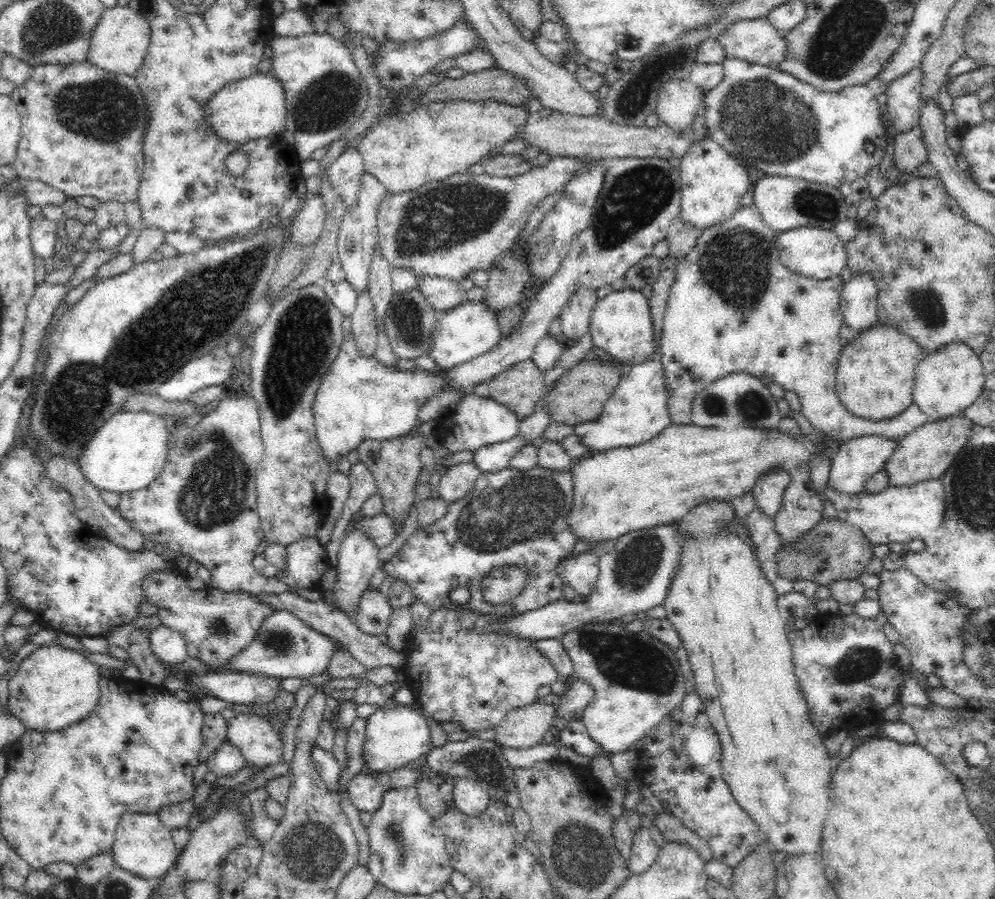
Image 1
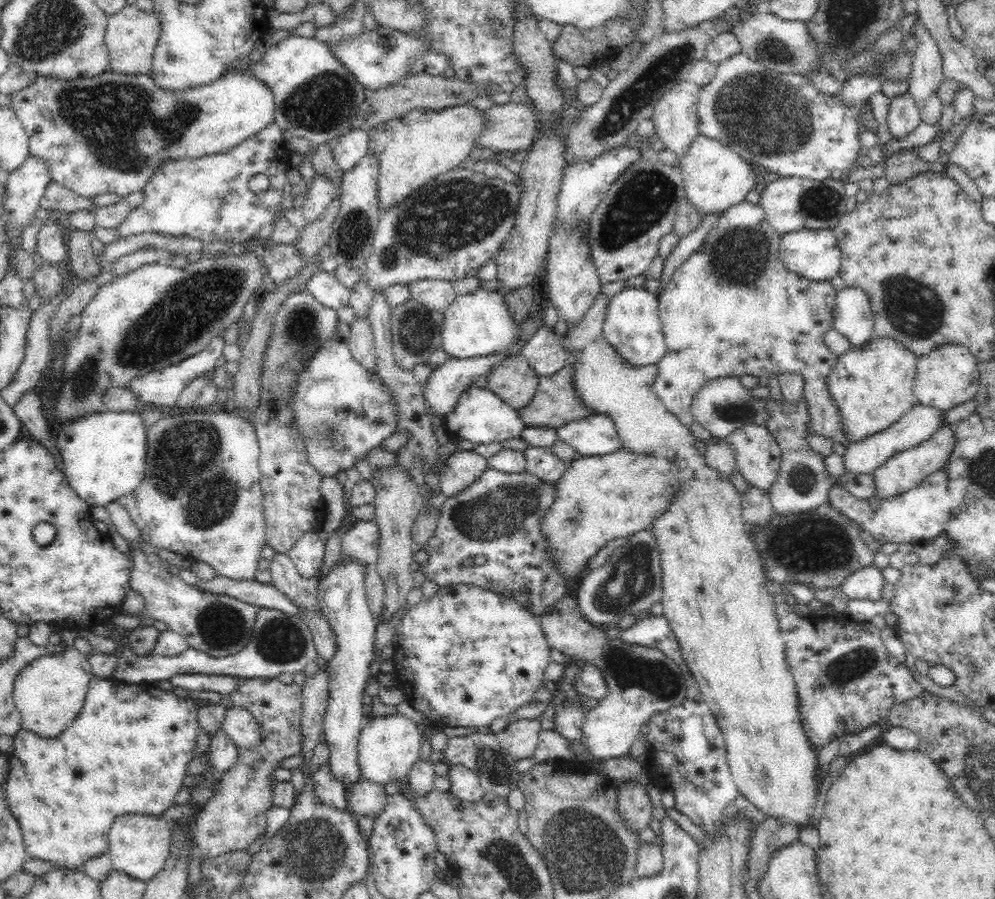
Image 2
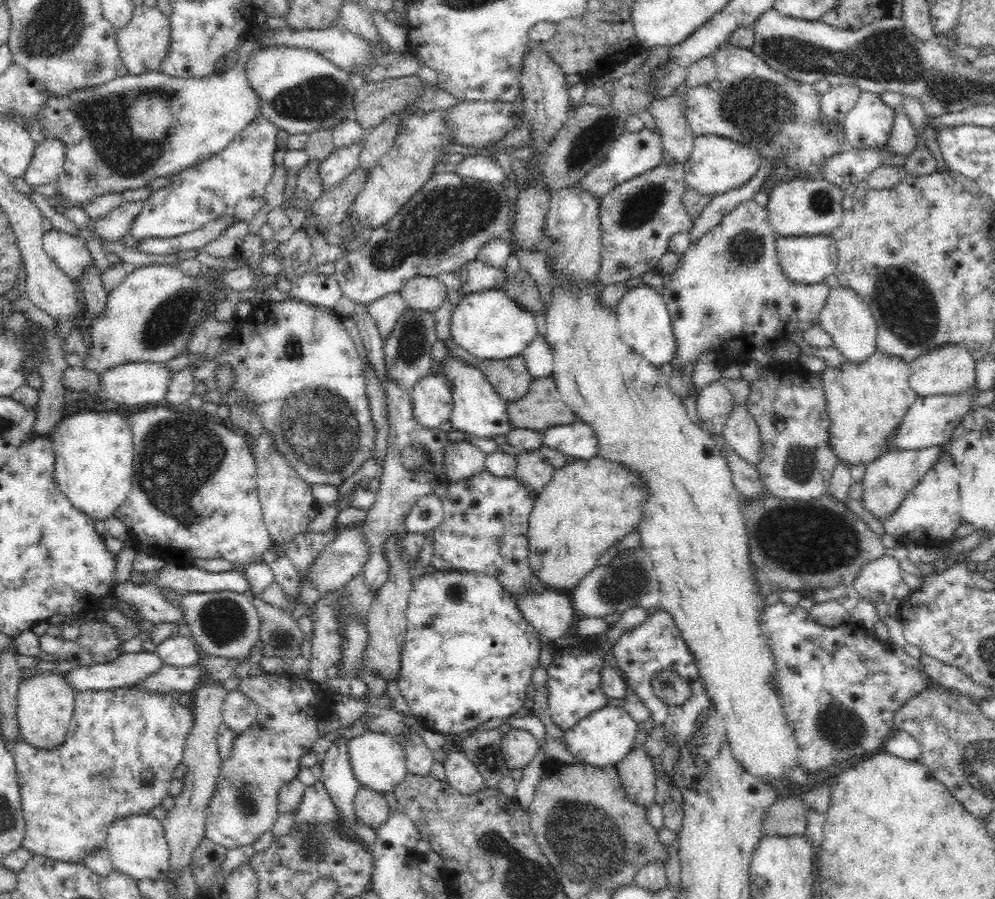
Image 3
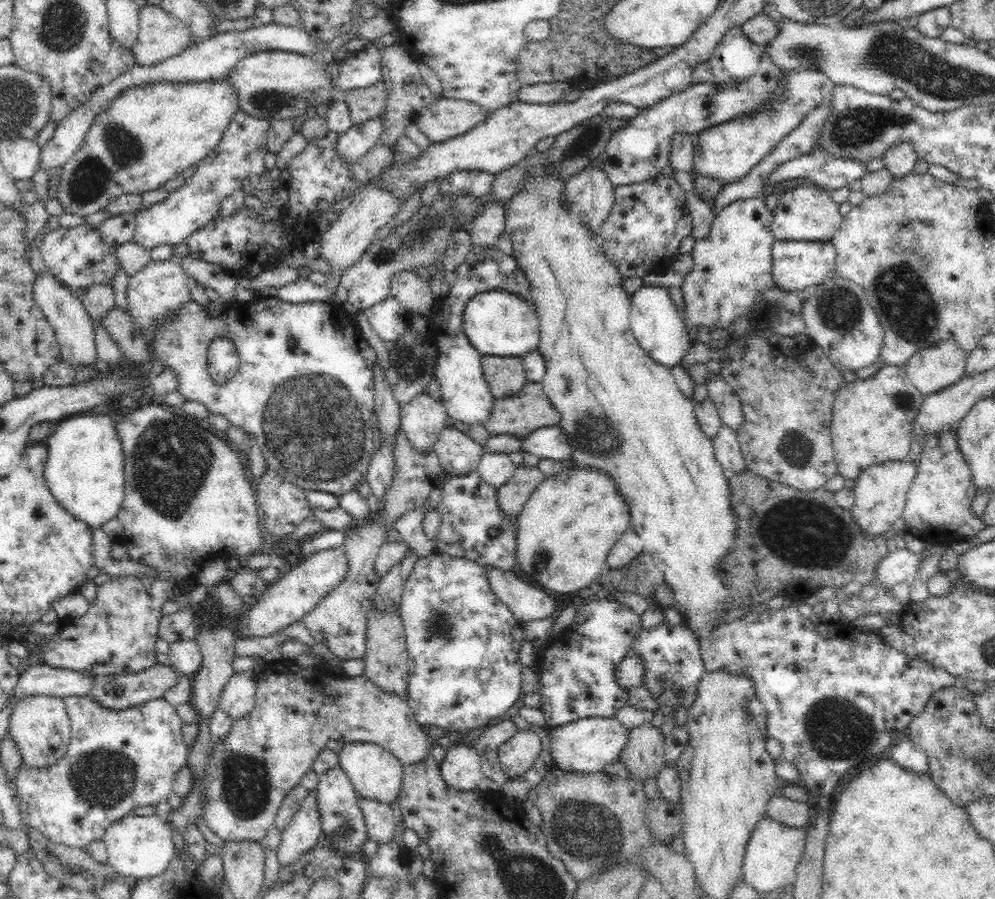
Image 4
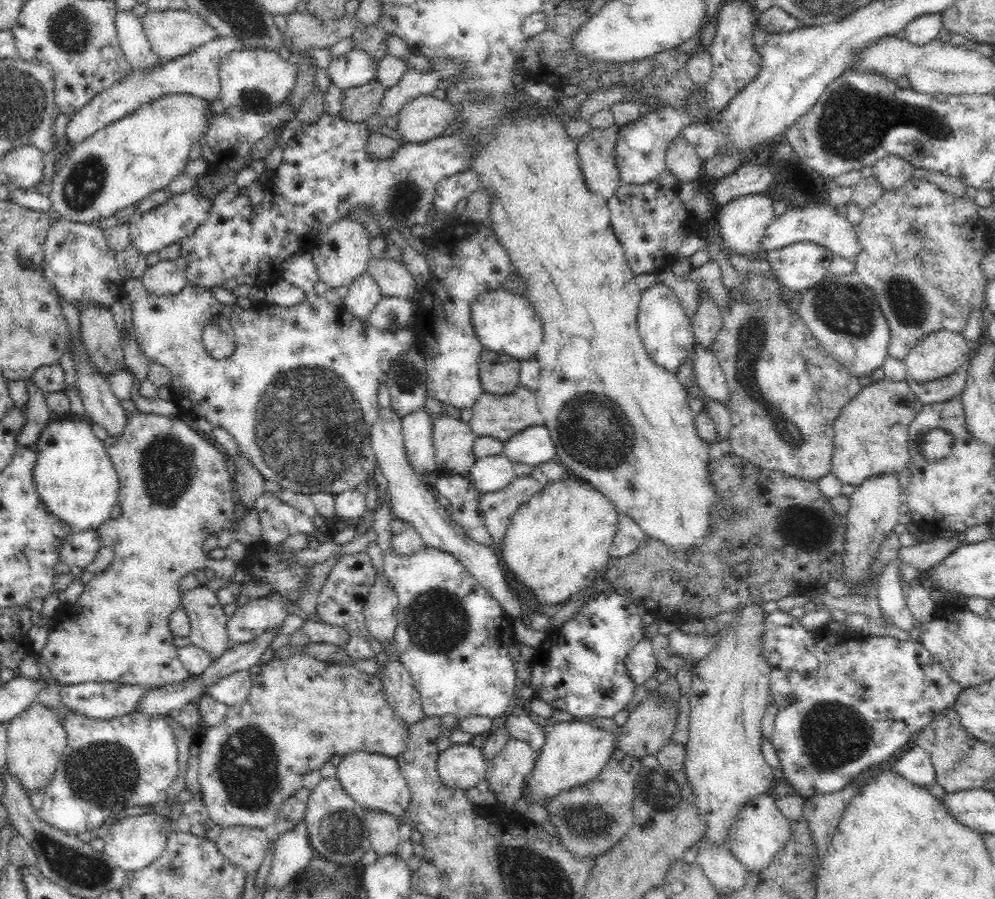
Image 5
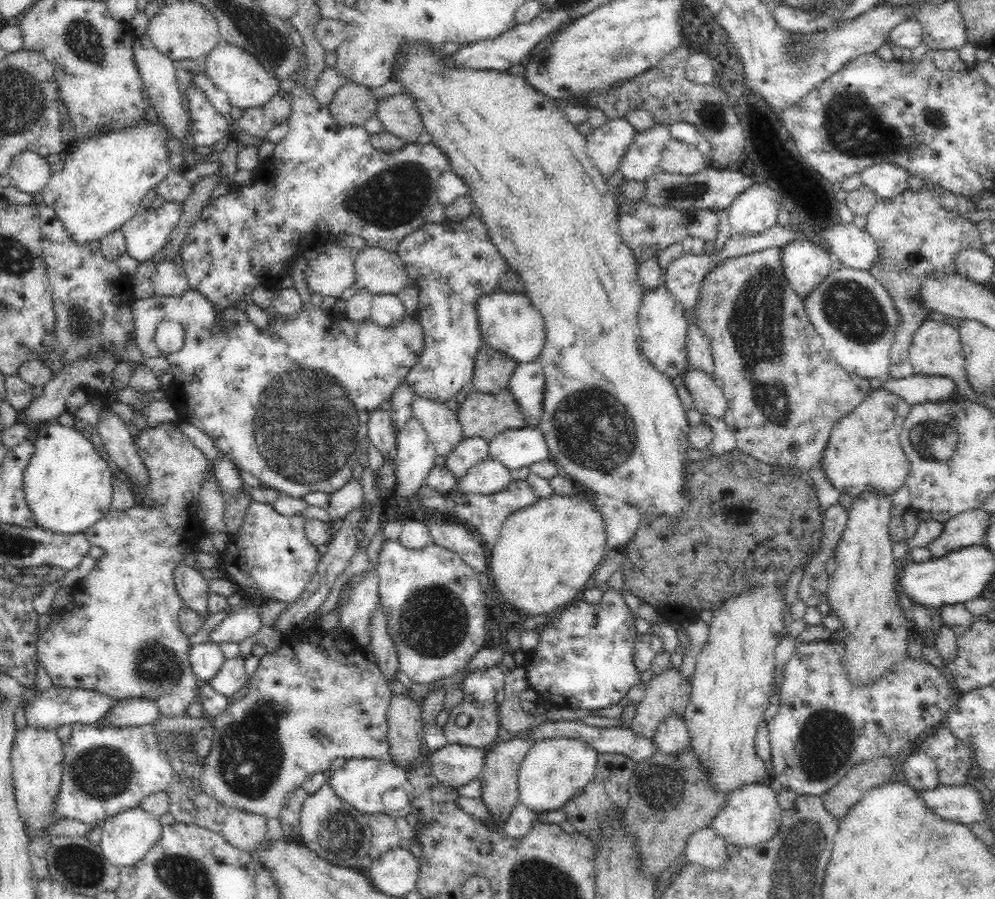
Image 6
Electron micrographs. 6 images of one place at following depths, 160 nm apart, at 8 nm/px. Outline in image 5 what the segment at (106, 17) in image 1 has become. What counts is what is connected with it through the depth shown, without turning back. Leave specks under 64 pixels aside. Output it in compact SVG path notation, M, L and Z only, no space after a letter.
M187 8L162 11L148 9L141 18L141 23L152 52L164 61L184 56L218 36L217 32L200 15Z

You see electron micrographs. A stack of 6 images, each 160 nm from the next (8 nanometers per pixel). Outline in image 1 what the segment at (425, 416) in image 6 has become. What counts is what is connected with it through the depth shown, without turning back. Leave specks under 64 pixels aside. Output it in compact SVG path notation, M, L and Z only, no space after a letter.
M474 461L441 468L442 477L439 481L439 496L448 503L464 498L474 487L481 475Z

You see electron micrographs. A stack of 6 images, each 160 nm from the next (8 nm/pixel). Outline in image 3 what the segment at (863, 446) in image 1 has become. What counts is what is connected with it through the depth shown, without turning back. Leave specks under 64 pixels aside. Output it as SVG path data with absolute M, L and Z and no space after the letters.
M974 387L970 391L963 392L959 395L936 395L927 397L917 397L917 399L910 405L908 412L902 418L896 432L888 438L888 448L900 450L920 450L921 448L928 448L932 446L939 446L946 444L954 432L954 428L959 426L960 420L968 414L971 410L972 398L978 392L978 388Z

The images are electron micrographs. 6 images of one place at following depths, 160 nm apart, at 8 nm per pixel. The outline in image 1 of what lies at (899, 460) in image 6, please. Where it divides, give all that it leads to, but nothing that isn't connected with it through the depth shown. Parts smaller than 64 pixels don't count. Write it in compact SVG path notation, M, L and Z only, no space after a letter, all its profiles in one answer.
M879 320L854 335L851 341L844 344L840 352L836 373L836 390L842 404L854 416L868 420L886 420L900 414L912 404L912 389L915 382L916 366L924 359L925 351L911 337L895 324L884 324Z

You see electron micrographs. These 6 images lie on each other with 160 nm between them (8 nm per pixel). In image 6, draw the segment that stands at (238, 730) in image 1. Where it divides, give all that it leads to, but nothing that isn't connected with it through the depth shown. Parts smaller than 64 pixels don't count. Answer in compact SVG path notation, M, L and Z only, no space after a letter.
M234 656L225 659L224 664L218 670L218 674L214 678L206 681L217 694L222 694L226 698L232 697L238 693L244 682L246 682L247 674L244 670L244 659Z

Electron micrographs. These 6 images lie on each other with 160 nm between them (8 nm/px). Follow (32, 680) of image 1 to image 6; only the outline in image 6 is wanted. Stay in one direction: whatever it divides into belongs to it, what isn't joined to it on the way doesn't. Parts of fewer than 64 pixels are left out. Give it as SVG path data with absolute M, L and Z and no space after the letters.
M29 724L23 728L16 728L10 750L12 784L17 809L28 831L42 832L48 826L52 826L52 820L55 818L54 798L60 790L62 780L63 748L64 744L54 728L36 728Z

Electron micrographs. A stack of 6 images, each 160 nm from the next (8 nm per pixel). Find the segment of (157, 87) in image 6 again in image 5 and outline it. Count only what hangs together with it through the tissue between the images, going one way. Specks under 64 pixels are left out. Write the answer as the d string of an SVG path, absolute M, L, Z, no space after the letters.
M116 8L114 22L118 44L134 69L150 70L156 62L164 61L152 52L146 33L143 31L141 18L132 8L130 10Z

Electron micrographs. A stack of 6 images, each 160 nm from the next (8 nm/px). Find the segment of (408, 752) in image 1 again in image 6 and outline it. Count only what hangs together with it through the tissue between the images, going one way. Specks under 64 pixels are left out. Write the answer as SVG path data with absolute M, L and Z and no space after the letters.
M374 758L347 759L342 768L331 771L328 782L344 802L351 804L356 810L367 816L376 813L390 813L382 803L382 796L388 790L402 788L406 791L410 801L413 797L413 788L406 778L404 769L400 768L392 760L383 761Z

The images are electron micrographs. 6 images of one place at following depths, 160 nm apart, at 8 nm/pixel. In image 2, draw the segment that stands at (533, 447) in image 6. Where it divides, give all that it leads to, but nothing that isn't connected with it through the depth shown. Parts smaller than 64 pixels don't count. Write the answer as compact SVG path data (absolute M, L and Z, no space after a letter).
M605 412L592 413L583 419L557 428L558 438L583 456L610 454L621 448L619 432Z

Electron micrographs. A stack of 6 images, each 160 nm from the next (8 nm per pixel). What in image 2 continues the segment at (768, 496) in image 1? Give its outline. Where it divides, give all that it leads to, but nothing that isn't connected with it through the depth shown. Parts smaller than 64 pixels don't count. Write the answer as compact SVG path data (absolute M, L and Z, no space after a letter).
M744 425L725 440L735 450L737 470L749 486L768 493L778 478L782 462L782 449L768 427Z

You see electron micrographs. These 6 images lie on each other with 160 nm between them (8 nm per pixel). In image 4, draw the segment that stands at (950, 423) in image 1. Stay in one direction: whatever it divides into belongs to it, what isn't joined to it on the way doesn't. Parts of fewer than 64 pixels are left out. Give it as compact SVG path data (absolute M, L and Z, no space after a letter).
M909 458L904 460L886 460L880 464L873 464L865 468L858 478L855 479L854 508L851 510L853 519L857 526L861 528L862 535L878 536L888 535L892 524L901 518L905 509L908 489L917 473L917 462L912 462Z

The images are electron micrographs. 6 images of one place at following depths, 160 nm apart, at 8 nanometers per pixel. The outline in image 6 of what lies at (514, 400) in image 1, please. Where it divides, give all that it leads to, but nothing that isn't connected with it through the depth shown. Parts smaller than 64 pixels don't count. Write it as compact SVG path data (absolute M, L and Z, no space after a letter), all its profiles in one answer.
M483 343L476 355L472 390L496 394L508 389L517 364L505 352Z

